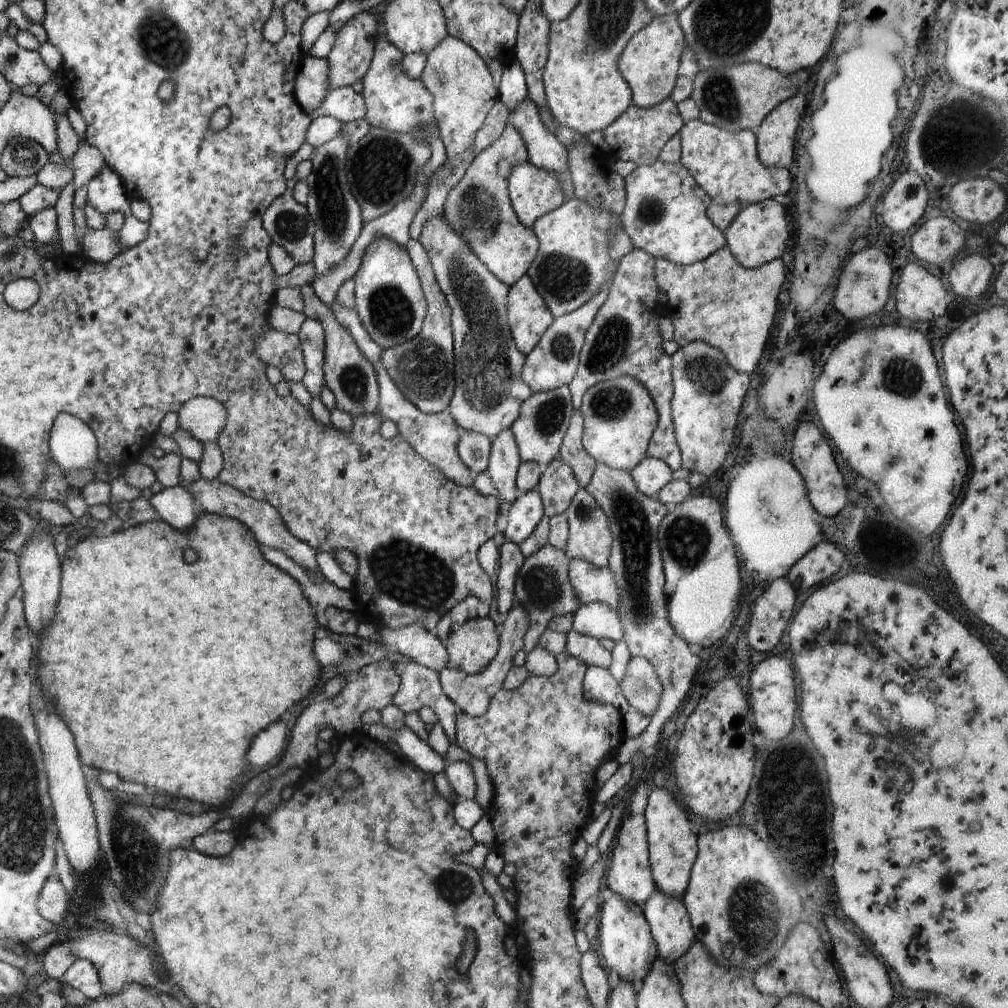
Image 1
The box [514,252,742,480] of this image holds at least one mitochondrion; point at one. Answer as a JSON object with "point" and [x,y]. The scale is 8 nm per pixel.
{"point":[611,342]}

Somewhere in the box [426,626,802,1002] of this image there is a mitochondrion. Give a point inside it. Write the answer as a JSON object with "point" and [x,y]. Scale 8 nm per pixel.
{"point":[756,922]}

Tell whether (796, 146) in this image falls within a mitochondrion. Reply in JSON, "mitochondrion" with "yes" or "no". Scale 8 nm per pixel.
{"mitochondrion":"no"}

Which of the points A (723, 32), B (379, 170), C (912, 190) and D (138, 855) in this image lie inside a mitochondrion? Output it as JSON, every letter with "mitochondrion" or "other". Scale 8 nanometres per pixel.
{"A":"mitochondrion","B":"mitochondrion","C":"other","D":"mitochondrion"}

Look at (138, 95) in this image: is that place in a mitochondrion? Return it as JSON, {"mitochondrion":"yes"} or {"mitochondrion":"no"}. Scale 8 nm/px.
{"mitochondrion":"no"}

